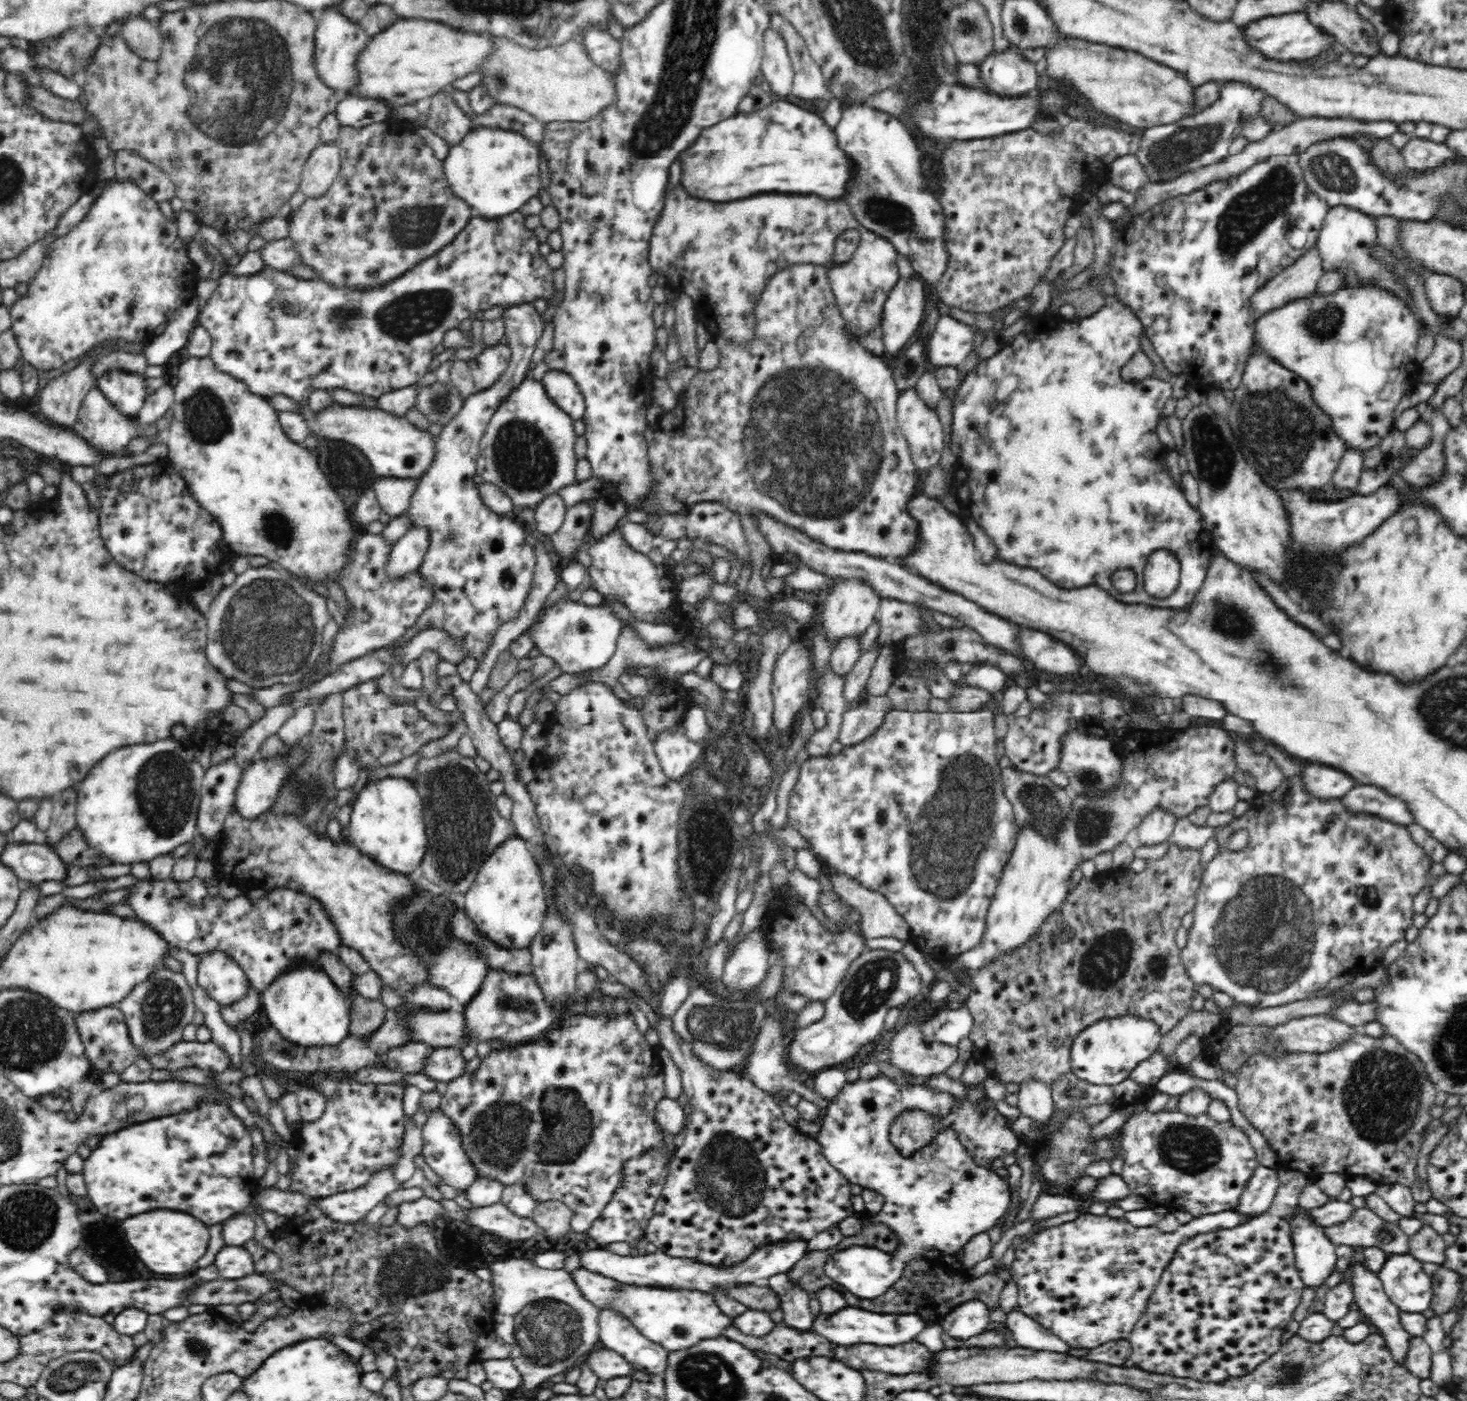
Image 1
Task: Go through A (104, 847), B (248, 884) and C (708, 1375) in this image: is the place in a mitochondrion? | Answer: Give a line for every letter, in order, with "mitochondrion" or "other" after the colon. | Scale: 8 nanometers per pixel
A: other
B: other
C: mitochondrion

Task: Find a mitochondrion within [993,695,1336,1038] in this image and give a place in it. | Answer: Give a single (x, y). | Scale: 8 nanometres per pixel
(1263, 935)

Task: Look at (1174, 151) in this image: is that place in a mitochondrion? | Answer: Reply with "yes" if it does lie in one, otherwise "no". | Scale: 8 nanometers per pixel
yes

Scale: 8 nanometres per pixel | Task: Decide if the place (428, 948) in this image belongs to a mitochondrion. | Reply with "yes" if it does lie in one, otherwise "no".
yes

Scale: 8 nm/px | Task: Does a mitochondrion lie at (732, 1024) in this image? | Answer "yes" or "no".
yes

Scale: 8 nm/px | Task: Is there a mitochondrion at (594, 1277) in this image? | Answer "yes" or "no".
no

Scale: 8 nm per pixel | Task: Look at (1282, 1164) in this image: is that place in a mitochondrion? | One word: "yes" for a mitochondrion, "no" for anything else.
no

